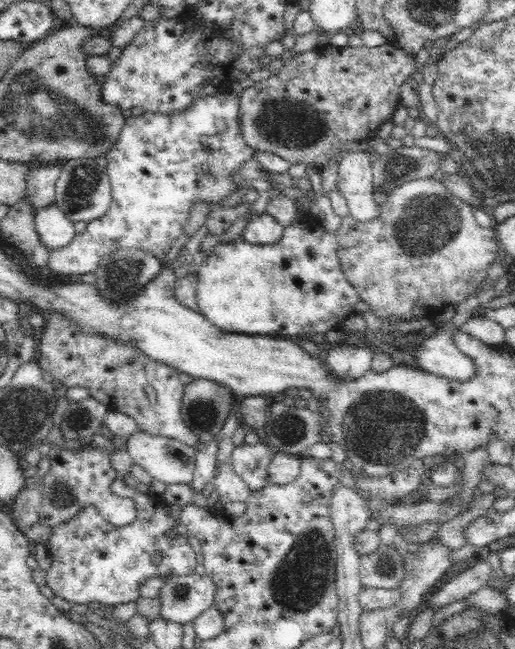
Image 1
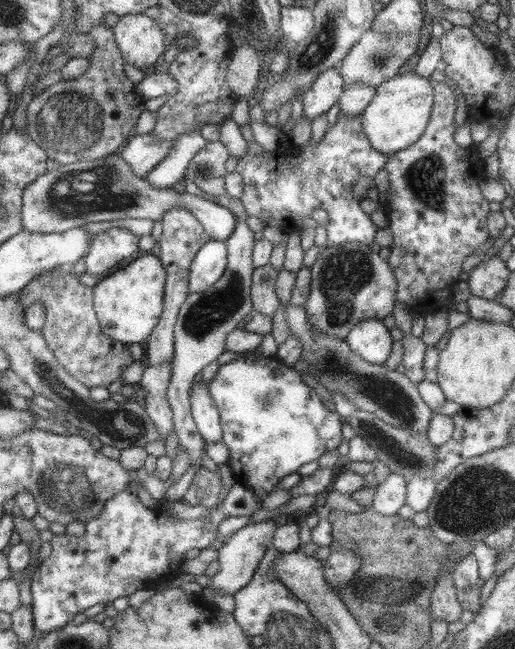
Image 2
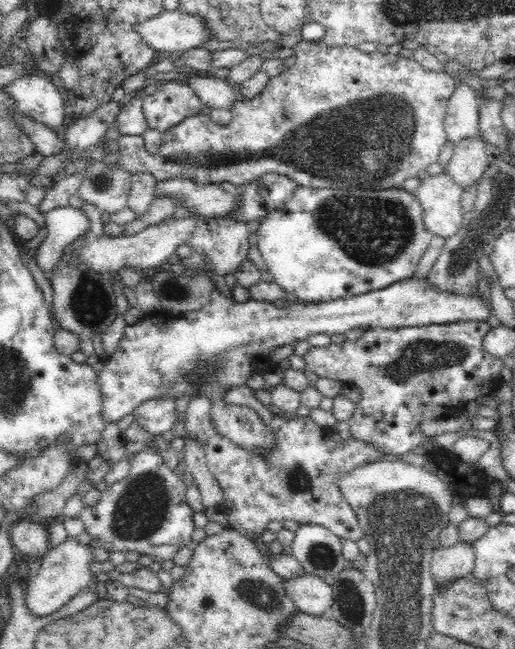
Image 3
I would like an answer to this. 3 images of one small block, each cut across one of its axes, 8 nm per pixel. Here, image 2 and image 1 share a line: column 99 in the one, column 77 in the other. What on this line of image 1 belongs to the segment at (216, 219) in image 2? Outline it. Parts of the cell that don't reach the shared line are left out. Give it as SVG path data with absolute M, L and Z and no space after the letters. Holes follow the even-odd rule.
M80 157L66 159L61 162L62 172L56 186L56 205L61 212L66 214L74 223L84 221L90 223L92 220L104 216L108 208L113 204L111 196L111 182L105 167L96 163L92 157Z

